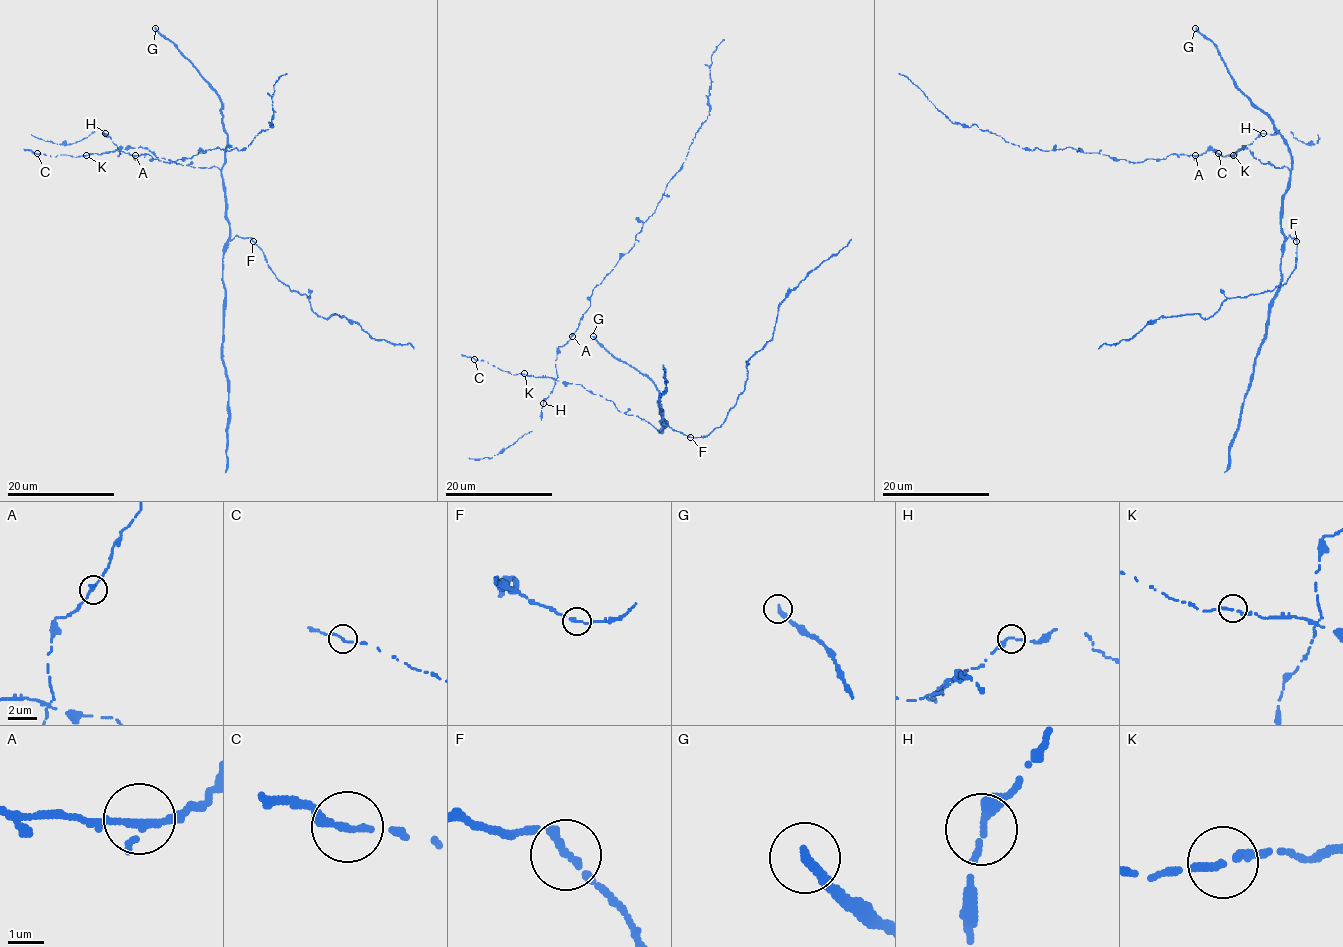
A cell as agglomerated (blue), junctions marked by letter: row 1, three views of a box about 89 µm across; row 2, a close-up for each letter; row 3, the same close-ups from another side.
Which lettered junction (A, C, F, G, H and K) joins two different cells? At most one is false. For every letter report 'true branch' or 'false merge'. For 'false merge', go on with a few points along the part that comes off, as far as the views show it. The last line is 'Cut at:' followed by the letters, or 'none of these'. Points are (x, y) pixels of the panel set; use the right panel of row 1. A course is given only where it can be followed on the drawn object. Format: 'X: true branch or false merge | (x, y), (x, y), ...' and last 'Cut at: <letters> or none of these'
A: true branch
C: true branch
F: false merge | (1296, 241), (1296, 266), (1283, 285), (1228, 297), (1206, 319), (1195, 313), (1163, 316), (1129, 339), (1099, 348)
G: true branch
H: true branch
K: true branch
Cut at: F

